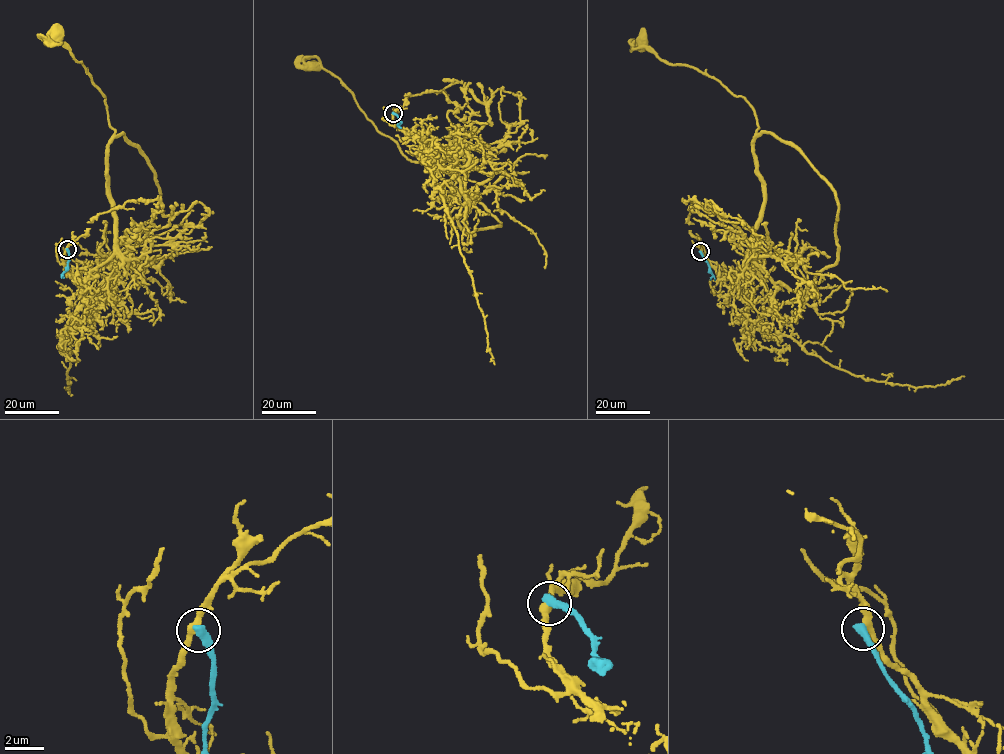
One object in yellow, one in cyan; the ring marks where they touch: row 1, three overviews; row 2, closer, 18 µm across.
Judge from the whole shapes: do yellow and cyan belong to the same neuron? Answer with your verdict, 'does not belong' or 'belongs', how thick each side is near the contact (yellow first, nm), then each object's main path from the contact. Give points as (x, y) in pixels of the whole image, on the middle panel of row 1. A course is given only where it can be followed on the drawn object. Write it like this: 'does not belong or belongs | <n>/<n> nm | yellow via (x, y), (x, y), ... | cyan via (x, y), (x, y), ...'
does not belong | 360/480 nm | yellow via (393, 114), (403, 132), (431, 147), (448, 147), (442, 161), (407, 159), (341, 80), (314, 65) | cyan via (393, 113), (401, 122), (398, 126), (398, 123)

